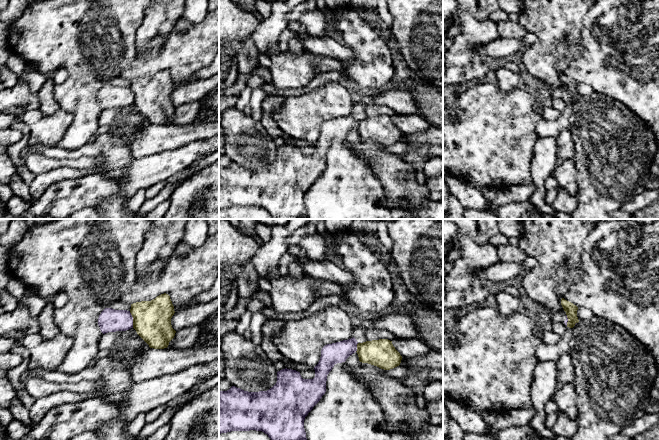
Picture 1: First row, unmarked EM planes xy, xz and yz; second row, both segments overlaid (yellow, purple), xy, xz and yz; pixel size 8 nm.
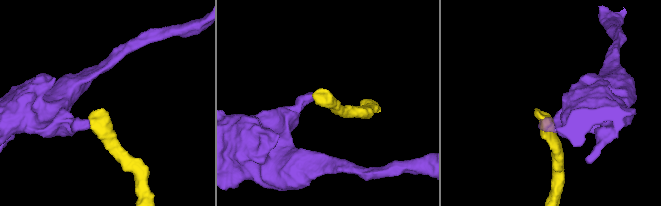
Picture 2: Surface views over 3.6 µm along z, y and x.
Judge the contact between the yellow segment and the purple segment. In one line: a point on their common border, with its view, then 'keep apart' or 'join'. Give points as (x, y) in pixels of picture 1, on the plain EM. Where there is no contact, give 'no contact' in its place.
meets yellow in xy at (133, 95); keep apart

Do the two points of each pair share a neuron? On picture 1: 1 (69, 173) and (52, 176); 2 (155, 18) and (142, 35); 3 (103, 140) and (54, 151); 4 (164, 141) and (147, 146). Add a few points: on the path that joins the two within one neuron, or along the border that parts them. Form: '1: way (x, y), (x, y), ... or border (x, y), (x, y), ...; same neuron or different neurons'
1: way (65, 173), (56, 175); same neuron
2: way (152, 22), (146, 31); same neuron
3: way (91, 148), (78, 153), (66, 153); same neuron
4: way (160, 141), (151, 142); same neuron

